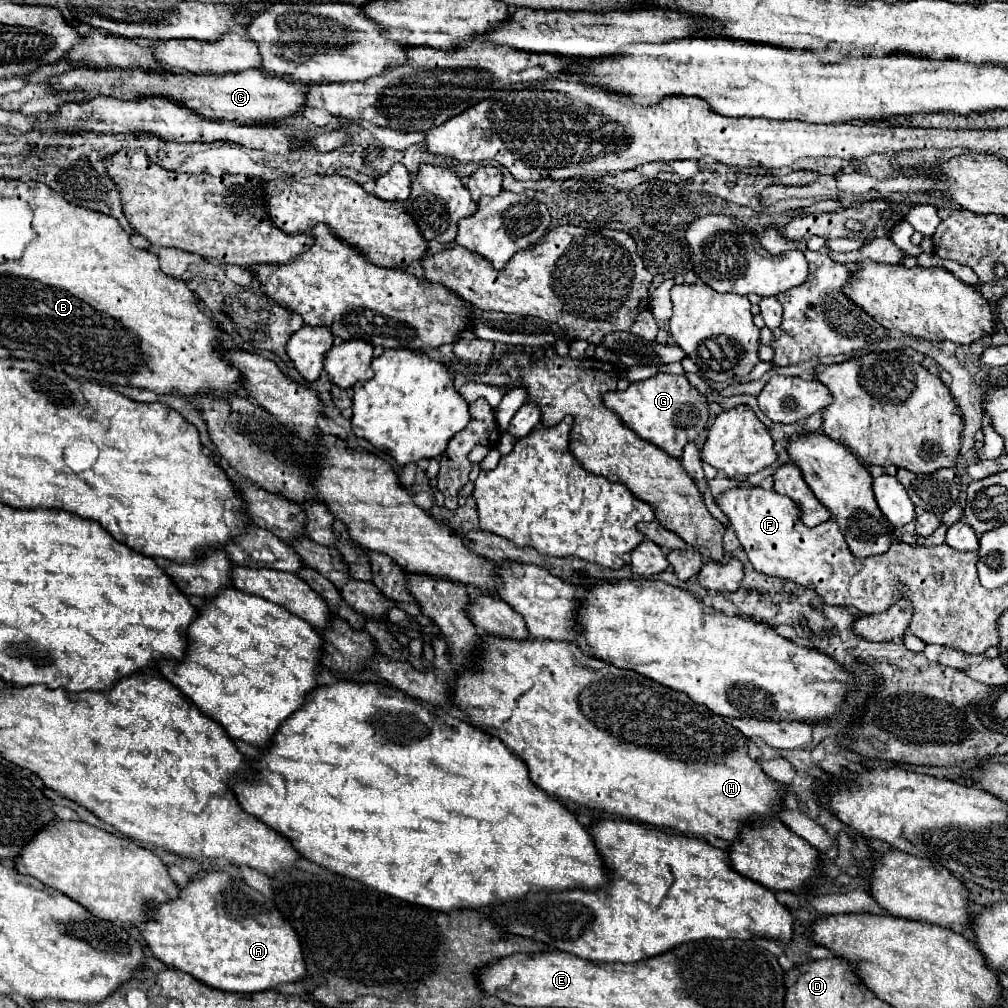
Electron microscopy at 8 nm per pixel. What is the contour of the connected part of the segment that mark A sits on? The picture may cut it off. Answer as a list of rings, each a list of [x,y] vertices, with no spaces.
[[[209,872],[203,878],[191,880],[181,888],[179,898],[157,908],[155,918],[141,928],[141,934],[153,950],[153,956],[163,964],[187,972],[199,982],[217,990],[255,994],[263,990],[275,990],[281,984],[305,980],[303,948],[297,940],[297,932],[293,932],[293,926],[281,918],[281,912],[277,912],[273,900],[267,900],[261,892],[237,882],[237,878],[231,878],[225,872]]]

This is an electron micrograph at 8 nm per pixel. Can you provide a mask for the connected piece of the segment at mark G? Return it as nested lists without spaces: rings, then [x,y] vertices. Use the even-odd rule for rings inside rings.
[[[663,372],[647,380],[631,382],[627,390],[609,392],[603,396],[603,402],[635,434],[643,436],[645,440],[665,450],[673,458],[679,458],[683,454],[683,448],[687,442],[697,440],[697,436],[703,432],[709,418],[709,406],[705,398],[699,394],[699,390],[691,386],[685,376],[663,374]]]

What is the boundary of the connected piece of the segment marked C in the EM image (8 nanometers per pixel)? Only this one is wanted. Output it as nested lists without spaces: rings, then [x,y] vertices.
[[[75,68],[63,76],[63,90],[71,92],[85,92],[87,96],[107,94],[117,98],[135,98],[135,96],[167,96],[177,100],[195,112],[219,118],[219,120],[233,120],[241,124],[267,124],[277,122],[279,118],[297,116],[299,110],[305,108],[301,104],[301,88],[309,88],[309,84],[301,84],[295,80],[281,80],[277,76],[263,76],[261,70],[245,70],[239,74],[225,74],[225,76],[209,76],[209,74],[151,74],[139,68],[131,72],[121,70],[89,70],[89,68]]]

